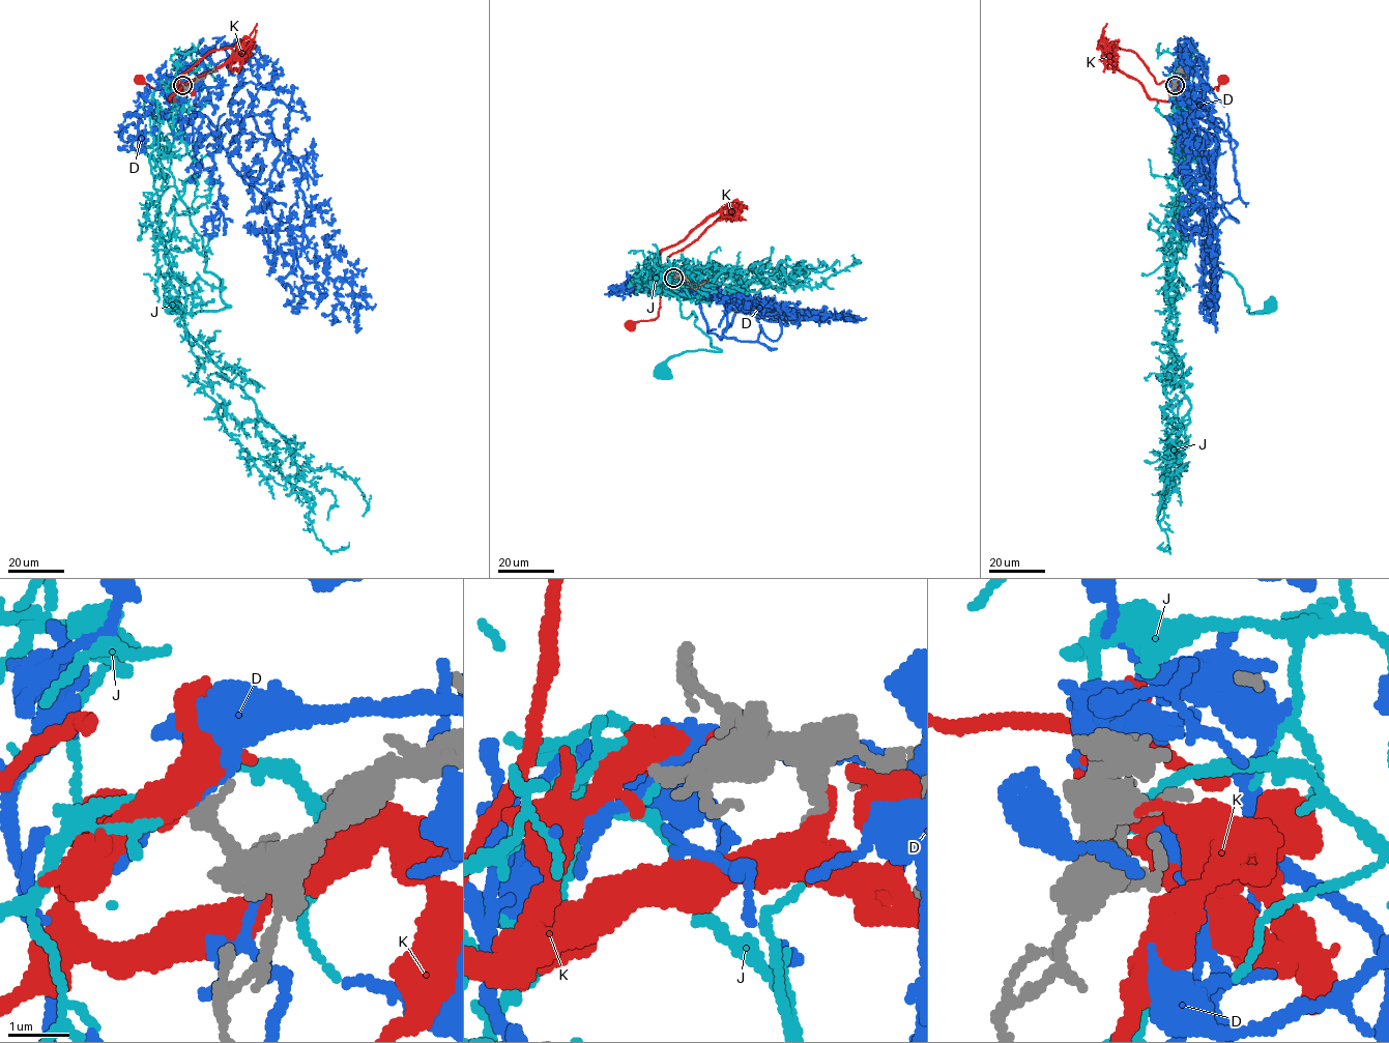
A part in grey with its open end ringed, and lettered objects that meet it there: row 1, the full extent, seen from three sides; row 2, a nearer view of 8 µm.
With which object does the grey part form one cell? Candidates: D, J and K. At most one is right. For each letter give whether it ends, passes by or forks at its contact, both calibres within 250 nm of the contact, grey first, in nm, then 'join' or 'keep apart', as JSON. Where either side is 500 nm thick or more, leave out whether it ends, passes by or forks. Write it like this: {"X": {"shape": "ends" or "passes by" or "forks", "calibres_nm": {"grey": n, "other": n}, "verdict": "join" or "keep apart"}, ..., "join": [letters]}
{"D": {"shape": "passes by", "calibres_nm": {"grey": 240, "other": 150}, "verdict": "keep apart"}, "J": {"shape": "passes by", "calibres_nm": {"grey": 240, "other": 150}, "verdict": "join"}, "K": {"calibres_nm": {"grey": 240, "other": 500}, "verdict": "keep apart"}, "join": ["J"]}

